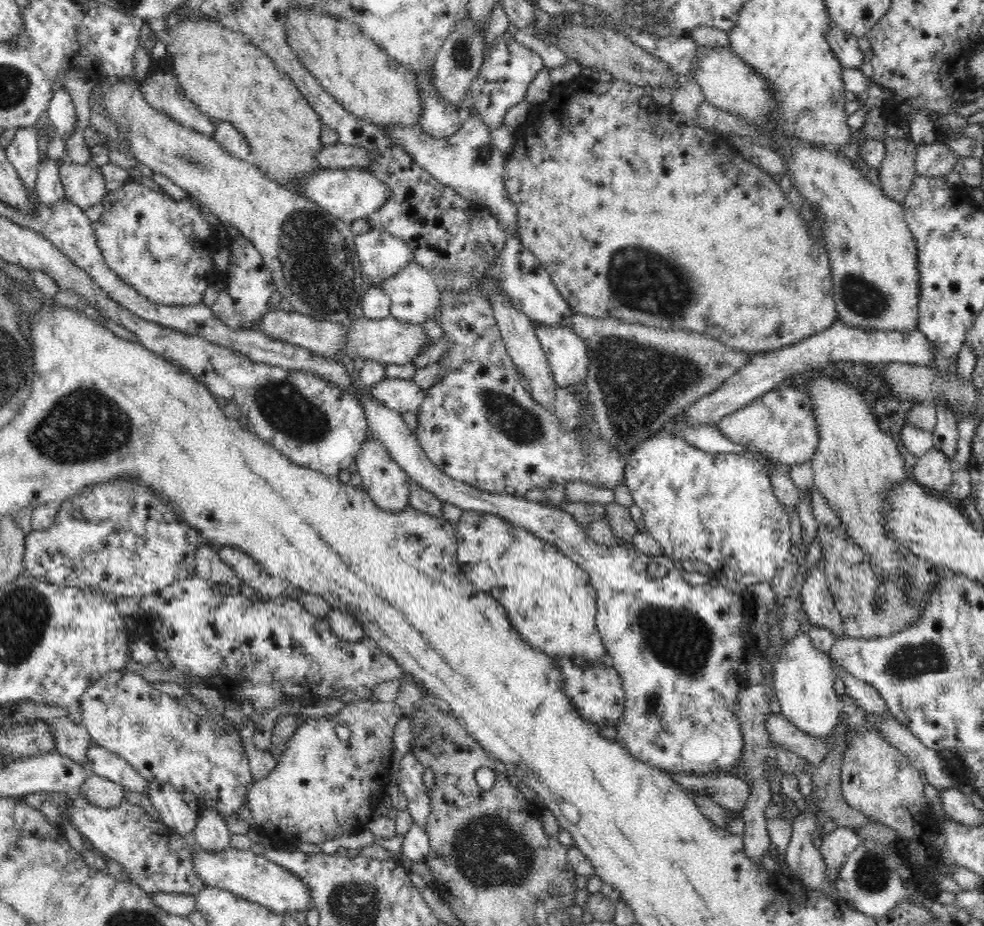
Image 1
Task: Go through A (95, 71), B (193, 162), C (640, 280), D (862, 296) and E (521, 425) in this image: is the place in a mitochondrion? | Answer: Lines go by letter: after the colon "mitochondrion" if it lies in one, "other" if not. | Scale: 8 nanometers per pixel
A: other
B: mitochondrion
C: mitochondrion
D: mitochondrion
E: mitochondrion

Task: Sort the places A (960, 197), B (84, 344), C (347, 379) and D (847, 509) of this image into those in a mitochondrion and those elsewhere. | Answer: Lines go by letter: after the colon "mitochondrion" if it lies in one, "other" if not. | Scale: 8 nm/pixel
A: other
B: other
C: other
D: other

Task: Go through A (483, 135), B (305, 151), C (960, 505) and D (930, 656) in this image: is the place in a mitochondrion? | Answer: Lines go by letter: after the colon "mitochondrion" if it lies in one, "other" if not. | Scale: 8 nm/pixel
A: other
B: other
C: other
D: mitochondrion

